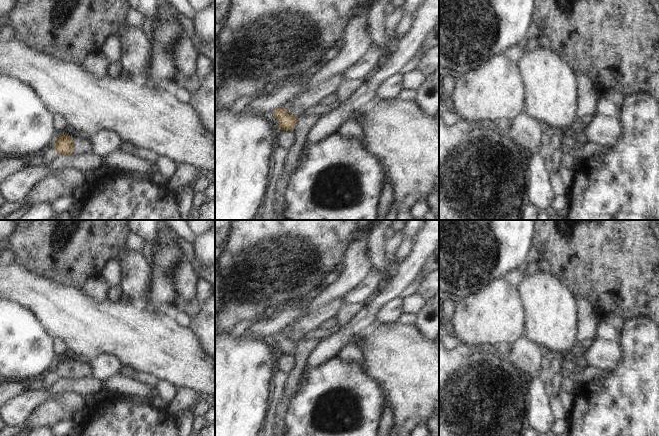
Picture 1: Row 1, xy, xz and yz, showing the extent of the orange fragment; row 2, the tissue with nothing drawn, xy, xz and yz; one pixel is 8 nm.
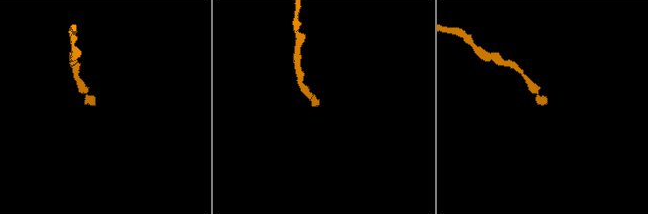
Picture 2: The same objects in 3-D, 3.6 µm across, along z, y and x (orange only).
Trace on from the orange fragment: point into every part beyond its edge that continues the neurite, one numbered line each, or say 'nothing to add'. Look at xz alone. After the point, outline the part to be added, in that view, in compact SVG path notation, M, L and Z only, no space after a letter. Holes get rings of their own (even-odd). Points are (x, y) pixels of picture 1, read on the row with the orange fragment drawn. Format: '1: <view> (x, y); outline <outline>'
1: xz (303, 125); outline M318 115L296 116L296 125L293 129L294 143L287 150L287 154L284 159L284 168L278 182L276 183L276 190L274 193L275 213L279 220L286 220L282 213L286 205L284 192L291 174L296 169L302 147L306 143L308 137L308 132L319 118L320 116Z

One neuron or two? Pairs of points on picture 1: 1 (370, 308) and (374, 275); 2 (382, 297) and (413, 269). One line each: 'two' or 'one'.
1: two
2: one

